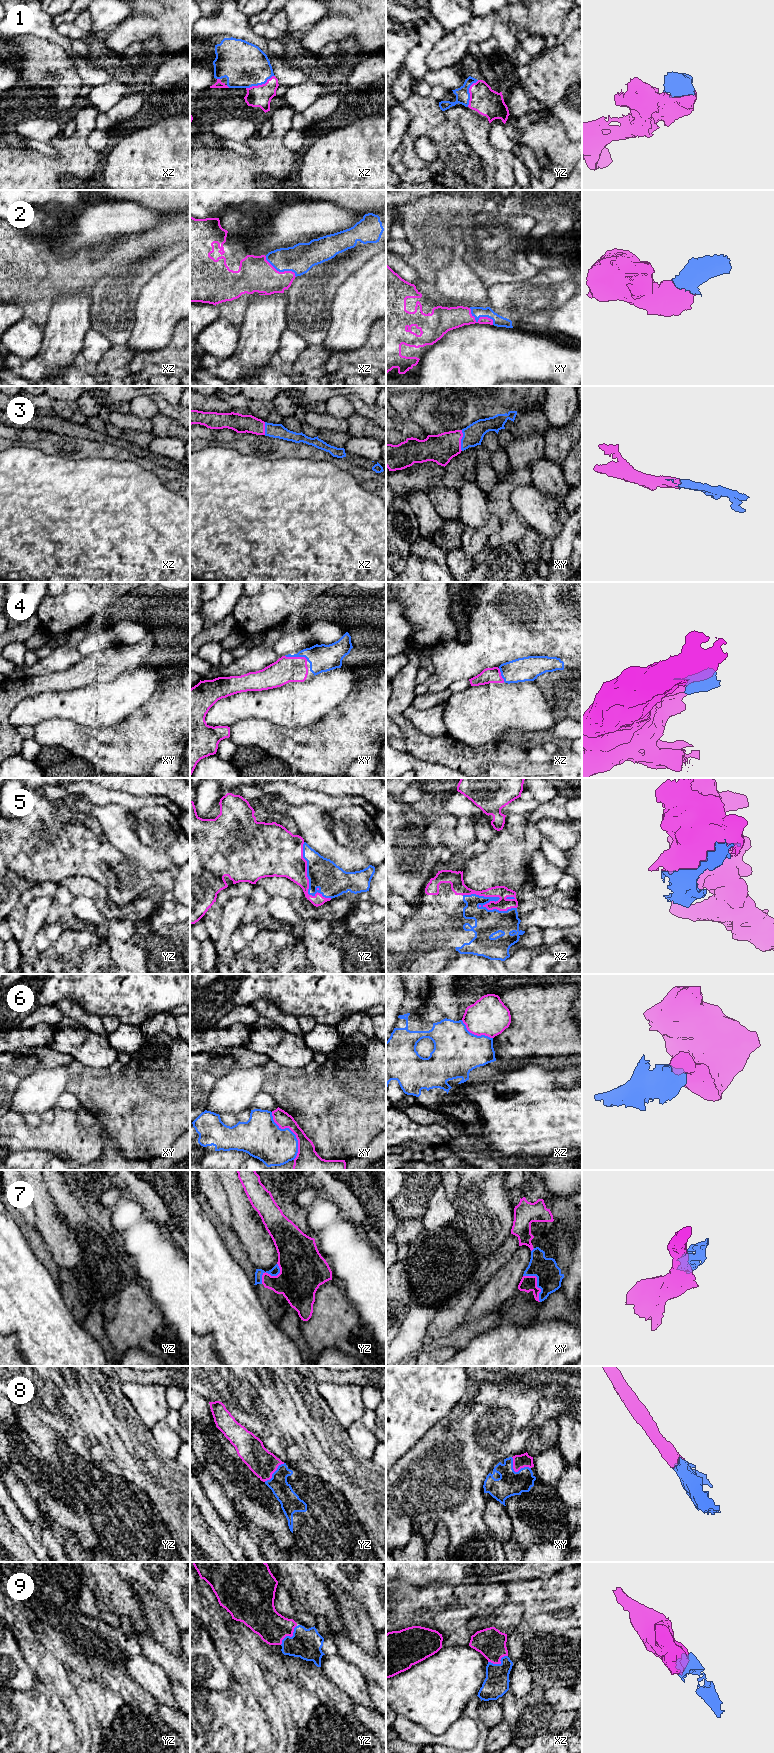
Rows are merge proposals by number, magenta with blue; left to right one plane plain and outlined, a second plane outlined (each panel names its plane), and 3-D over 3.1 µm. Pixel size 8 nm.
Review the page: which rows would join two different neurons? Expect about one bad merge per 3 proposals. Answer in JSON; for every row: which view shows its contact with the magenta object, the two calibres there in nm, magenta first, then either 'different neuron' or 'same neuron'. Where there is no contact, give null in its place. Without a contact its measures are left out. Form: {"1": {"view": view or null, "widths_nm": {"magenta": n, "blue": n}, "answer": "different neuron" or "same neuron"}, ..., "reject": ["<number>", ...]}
{"1": {"view": "xz", "widths_nm": {"magenta": 180, "blue": 360}, "answer": "same neuron"}, "2": {"view": "xy", "widths_nm": {"magenta": 180, "blue": 90}, "answer": "same neuron"}, "3": {"view": "xy", "widths_nm": {"magenta": 240, "blue": 160}, "answer": "same neuron"}, "4": {"view": "xy", "widths_nm": {"magenta": 200, "blue": 220}, "answer": "same neuron"}, "5": {"view": "xz", "widths_nm": {"magenta": 110, "blue": 200}, "answer": "same neuron"}, "6": {"view": "xy", "widths_nm": {"magenta": 180, "blue": 320}, "answer": "different neuron"}, "7": {"view": "xy", "widths_nm": {"magenta": 130, "blue": 200}, "answer": "different neuron"}, "8": {"view": "xy", "widths_nm": {"magenta": 110, "blue": 200}, "answer": "same neuron"}, "9": {"view": "yz", "widths_nm": {"magenta": 240, "blue": 240}, "answer": "same neuron"}, "reject": ["6", "7"]}

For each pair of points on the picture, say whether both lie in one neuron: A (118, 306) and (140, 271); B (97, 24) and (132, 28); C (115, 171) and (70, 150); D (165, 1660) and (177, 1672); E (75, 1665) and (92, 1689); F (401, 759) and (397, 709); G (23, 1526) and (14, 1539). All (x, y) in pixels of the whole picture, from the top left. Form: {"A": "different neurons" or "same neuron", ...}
{"A": "same neuron", "B": "different neurons", "C": "different neurons", "D": "same neuron", "E": "different neurons", "F": "different neurons", "G": "different neurons"}

